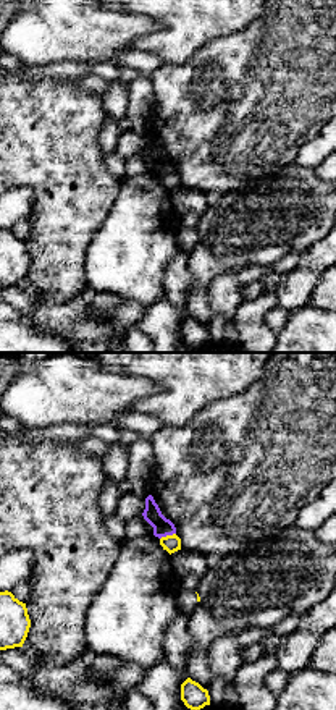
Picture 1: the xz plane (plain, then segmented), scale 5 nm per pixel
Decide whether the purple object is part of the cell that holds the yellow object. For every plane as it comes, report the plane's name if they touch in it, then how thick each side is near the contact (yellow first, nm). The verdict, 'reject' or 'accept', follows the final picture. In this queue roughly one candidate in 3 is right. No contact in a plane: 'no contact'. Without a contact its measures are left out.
meets yellow in xz; 90 nm thick on the yellow side, 90 nm on the other

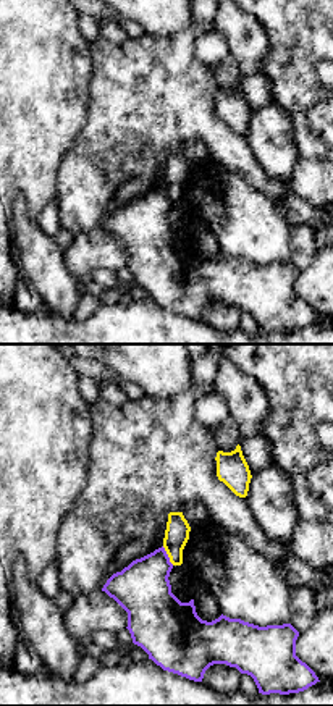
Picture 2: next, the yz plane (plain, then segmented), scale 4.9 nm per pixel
meets yellow in yz; 120 nm thick on the yellow side, 280 nm on the other

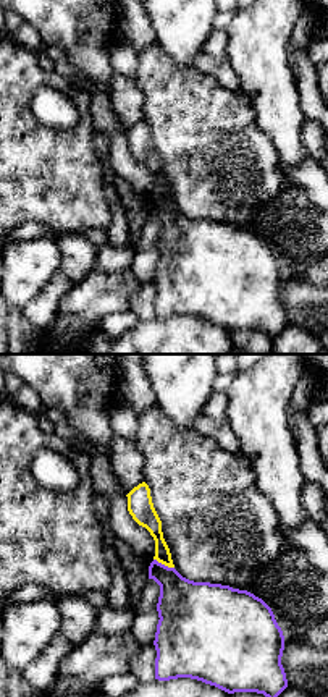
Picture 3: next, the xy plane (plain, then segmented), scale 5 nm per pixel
meets yellow in xy; 110 nm thick on the yellow side, 280 nm on the other

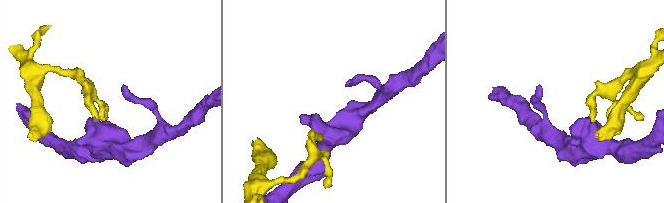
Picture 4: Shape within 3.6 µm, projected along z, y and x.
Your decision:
reject

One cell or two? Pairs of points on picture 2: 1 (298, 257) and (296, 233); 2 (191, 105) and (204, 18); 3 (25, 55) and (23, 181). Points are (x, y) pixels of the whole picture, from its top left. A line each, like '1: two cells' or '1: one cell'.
1: one cell
2: one cell
3: one cell

